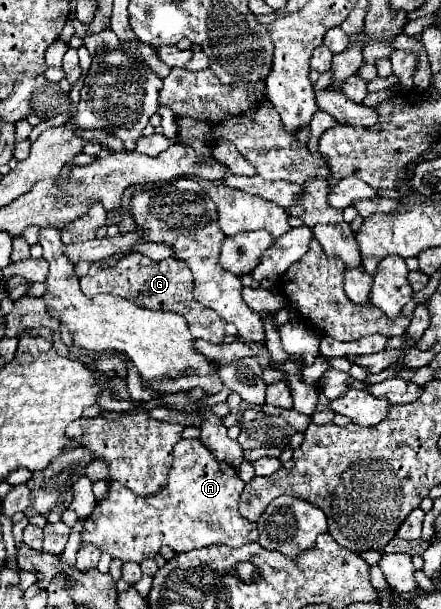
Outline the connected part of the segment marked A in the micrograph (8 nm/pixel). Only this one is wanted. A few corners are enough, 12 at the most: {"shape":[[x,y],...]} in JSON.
{"shape":[[200,440],[168,484],[108,482],[82,542],[122,562],[258,540],[244,482]]}

